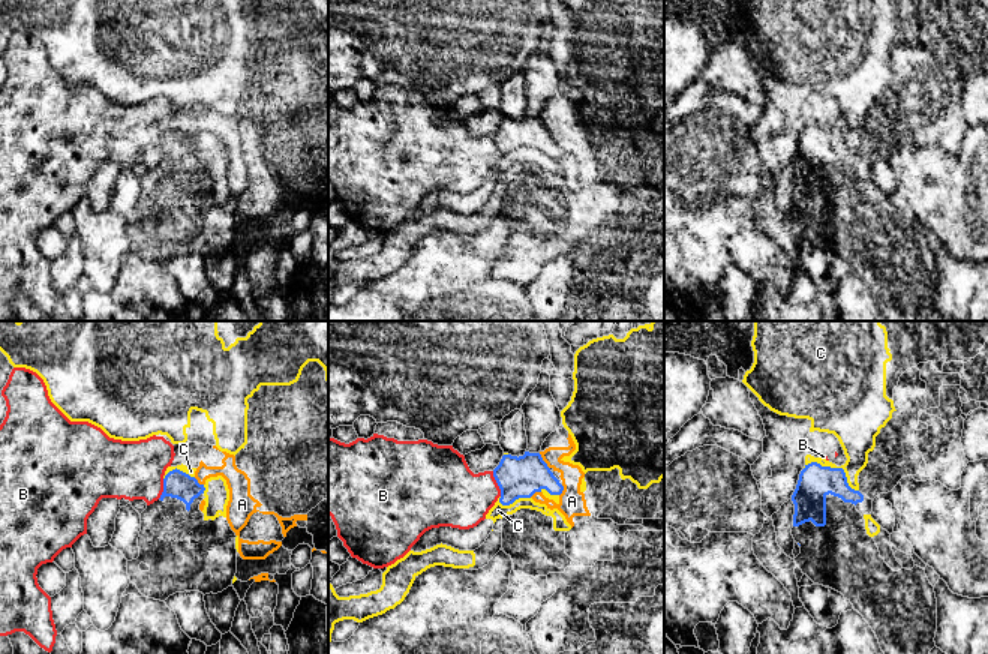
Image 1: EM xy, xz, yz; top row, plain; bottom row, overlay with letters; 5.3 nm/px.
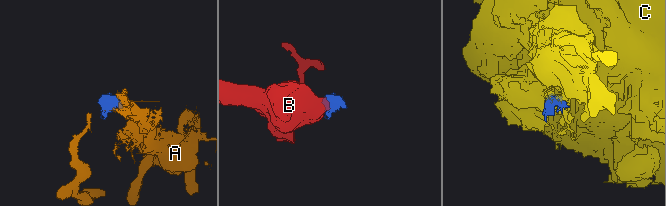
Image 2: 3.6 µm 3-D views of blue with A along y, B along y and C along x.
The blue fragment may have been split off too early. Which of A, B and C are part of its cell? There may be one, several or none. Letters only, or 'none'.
none

